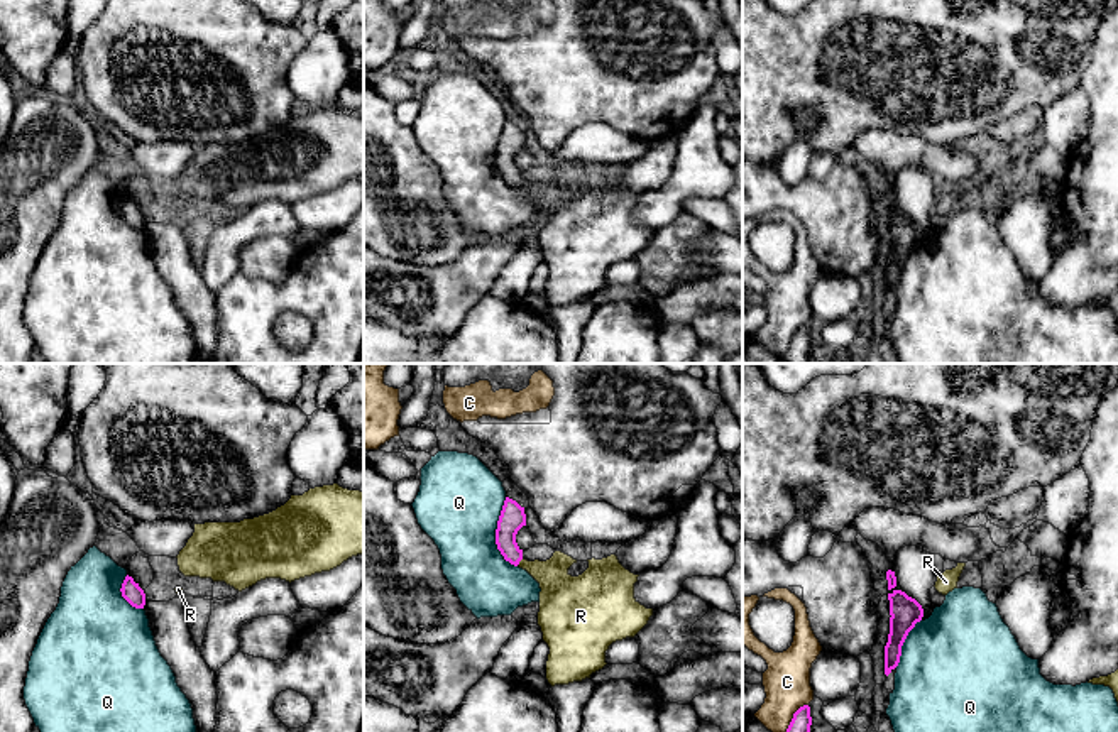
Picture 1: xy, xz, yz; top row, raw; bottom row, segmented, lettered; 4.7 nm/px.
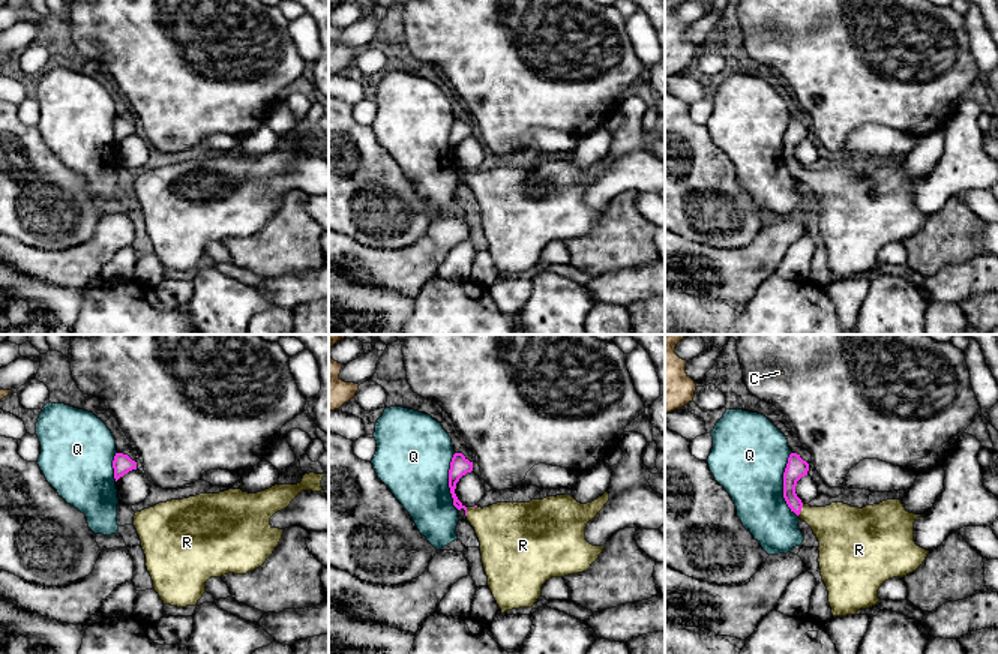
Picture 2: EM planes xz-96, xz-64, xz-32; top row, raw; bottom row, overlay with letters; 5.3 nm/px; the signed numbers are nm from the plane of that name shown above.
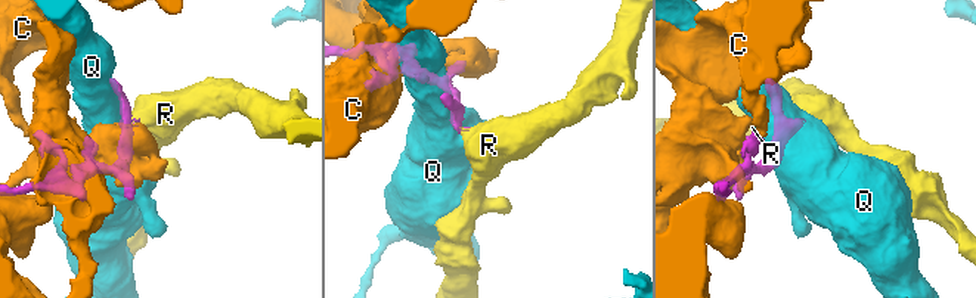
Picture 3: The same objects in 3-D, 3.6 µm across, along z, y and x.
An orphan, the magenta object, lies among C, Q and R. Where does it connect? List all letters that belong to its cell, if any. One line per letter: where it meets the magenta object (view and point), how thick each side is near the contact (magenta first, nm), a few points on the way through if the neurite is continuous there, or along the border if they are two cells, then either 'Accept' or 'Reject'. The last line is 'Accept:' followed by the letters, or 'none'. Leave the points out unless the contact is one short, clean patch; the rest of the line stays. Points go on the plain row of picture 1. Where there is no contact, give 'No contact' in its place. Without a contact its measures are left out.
C: Touches magenta at yz (792, 340). Thickness 130 nm (magenta) against 220 nm. Reject
Q: Touches magenta at xz (496, 156). Thickness 120 nm (magenta) against 400 nm. Reject
R: Touches magenta at xz (520, 181). Thickness 120 nm (magenta) against 190 nm. Path across: xz (513, 139), (509, 171), (520, 181), (533, 188), (560, 215). Accept
Accept: R

